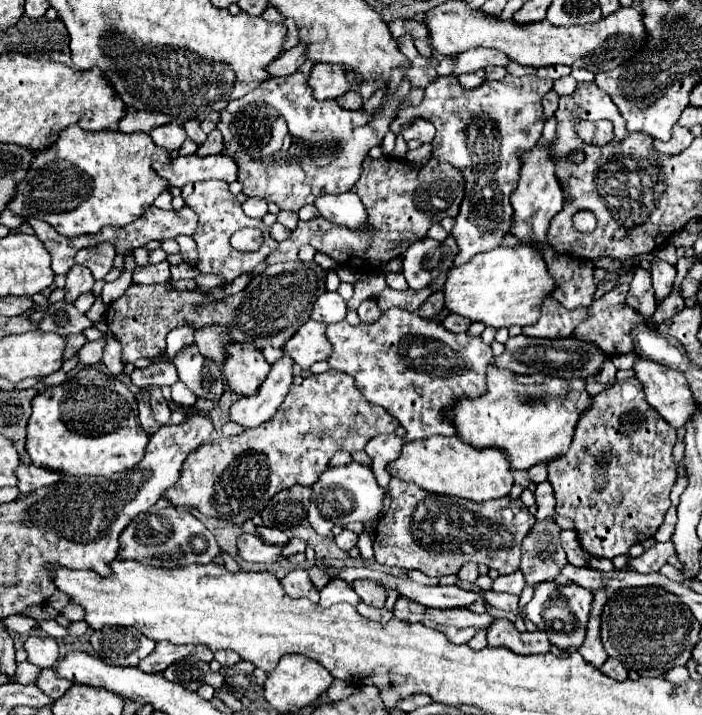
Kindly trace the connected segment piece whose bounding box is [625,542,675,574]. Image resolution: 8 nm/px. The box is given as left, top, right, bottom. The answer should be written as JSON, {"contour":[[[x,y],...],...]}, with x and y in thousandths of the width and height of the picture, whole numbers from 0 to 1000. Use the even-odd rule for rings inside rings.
{"contour":[[[947,758],[947,761],[933,761],[930,766],[919,769],[916,778],[910,780],[899,780],[893,786],[893,797],[899,800],[910,800],[910,803],[925,803],[925,800],[936,800],[953,778],[962,775],[962,766],[956,764],[956,758]]]}

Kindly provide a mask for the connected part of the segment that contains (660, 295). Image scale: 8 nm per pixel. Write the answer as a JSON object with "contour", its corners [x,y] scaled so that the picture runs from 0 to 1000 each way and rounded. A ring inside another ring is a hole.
{"contour":[[[927,355],[925,364],[927,364],[927,389],[930,389],[933,414],[936,414],[936,420],[944,420],[959,406],[959,392],[962,392],[964,378],[962,378],[962,372],[933,361],[933,355]]]}

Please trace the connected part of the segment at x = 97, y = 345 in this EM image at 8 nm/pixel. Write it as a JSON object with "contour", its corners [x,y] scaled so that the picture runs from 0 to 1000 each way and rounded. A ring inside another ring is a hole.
{"contour":[[[150,473],[135,476],[135,478],[124,478],[115,490],[113,490],[113,506],[118,512],[141,512],[144,501],[147,501],[147,490],[150,490],[152,478]]]}

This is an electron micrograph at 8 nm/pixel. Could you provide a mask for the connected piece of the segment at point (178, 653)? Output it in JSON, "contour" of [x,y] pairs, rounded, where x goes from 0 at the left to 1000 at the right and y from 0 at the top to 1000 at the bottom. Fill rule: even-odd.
{"contour":[[[226,898],[221,903],[221,909],[215,912],[215,917],[209,917],[207,926],[198,929],[198,934],[204,940],[226,940],[226,937],[235,937],[238,931],[244,931],[249,923],[264,920],[264,917],[275,917],[275,915],[283,915],[283,920],[289,920],[289,926],[303,923],[303,912],[289,901],[286,903],[275,903],[275,901],[249,903],[244,898]]]}

